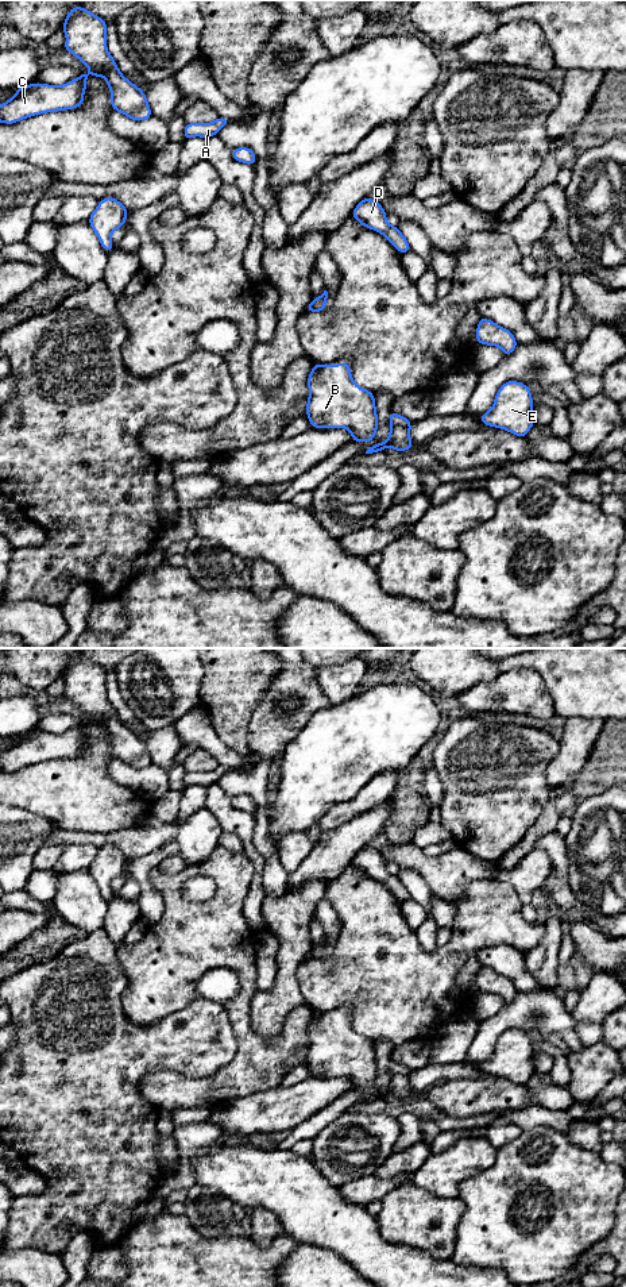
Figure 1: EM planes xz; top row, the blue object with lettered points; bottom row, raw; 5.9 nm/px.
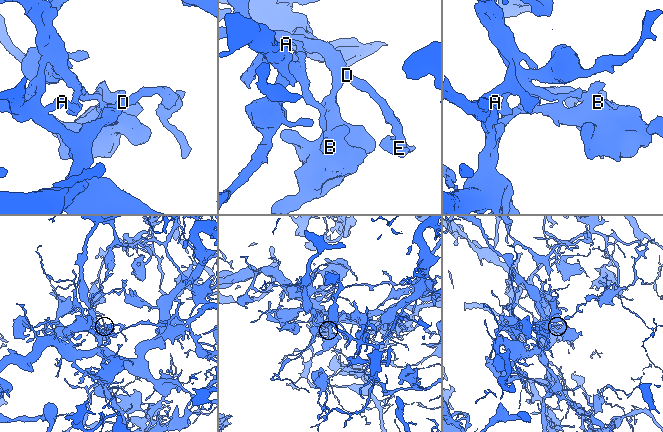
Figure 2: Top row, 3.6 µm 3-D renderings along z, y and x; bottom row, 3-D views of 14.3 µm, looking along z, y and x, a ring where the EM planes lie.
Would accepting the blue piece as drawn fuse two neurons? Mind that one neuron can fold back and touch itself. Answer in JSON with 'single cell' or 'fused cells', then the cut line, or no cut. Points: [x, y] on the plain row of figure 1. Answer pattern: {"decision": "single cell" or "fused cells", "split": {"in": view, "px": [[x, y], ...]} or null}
{"decision": "fused cells", "split": {"in": "xz", "px": [[309, 952], [310, 959]]}}

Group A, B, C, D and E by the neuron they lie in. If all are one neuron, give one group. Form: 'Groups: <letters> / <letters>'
Groups: A / B C D E

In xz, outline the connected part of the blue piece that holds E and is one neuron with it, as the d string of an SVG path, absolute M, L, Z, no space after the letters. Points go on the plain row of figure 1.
M507 1029L496 1040L492 1056L480 1064L483 1074L503 1076L525 1086L534 1072L534 1051L528 1033Z

